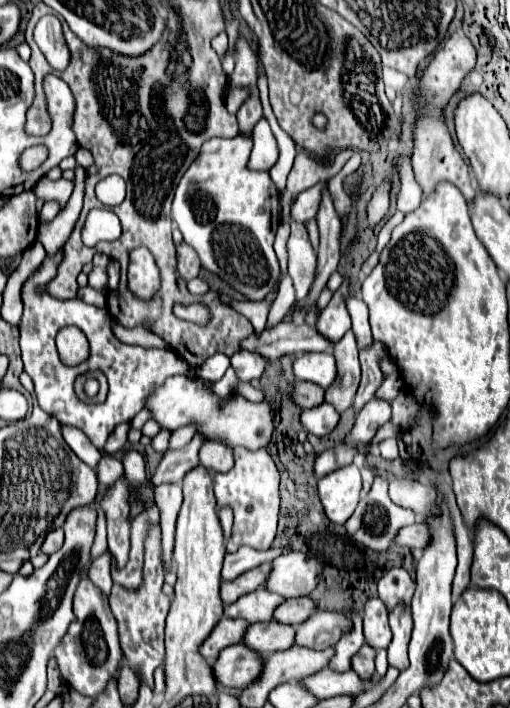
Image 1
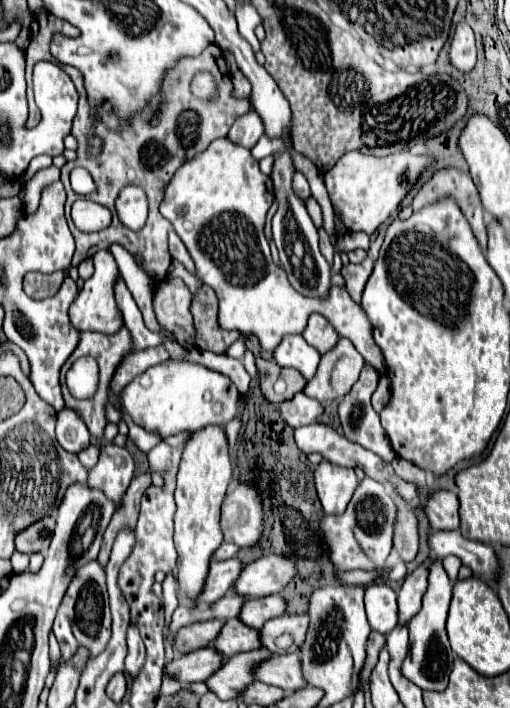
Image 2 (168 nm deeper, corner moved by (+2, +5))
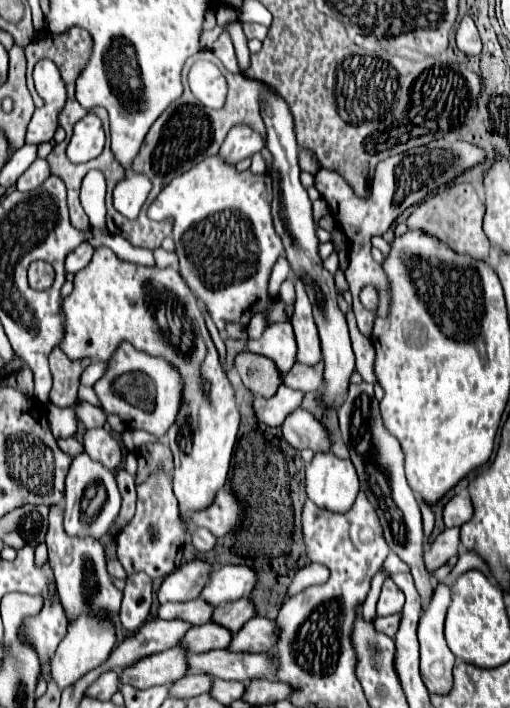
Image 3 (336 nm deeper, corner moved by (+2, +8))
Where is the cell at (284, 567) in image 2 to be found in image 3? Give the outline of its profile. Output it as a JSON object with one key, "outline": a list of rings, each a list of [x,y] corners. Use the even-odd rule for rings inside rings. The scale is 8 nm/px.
{"outline":[[[226,564],[222,568],[212,568],[210,580],[200,592],[210,606],[218,606],[224,602],[238,600],[254,588],[254,570],[246,570],[246,566]]]}

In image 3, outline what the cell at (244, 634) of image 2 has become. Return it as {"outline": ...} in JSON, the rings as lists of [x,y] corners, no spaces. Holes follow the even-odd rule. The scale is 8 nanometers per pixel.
{"outline":[[[208,622],[206,626],[194,626],[192,630],[188,630],[180,646],[188,652],[206,652],[226,648],[226,642],[230,642],[230,632],[224,630],[224,626]]]}

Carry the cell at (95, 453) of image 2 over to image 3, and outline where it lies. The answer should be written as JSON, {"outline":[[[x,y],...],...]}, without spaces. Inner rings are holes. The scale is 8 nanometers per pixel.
{"outline":[[[56,438],[56,444],[58,444],[58,448],[60,448],[62,452],[66,452],[66,454],[70,454],[70,456],[80,454],[80,452],[84,450],[82,444],[80,444],[76,438]]]}

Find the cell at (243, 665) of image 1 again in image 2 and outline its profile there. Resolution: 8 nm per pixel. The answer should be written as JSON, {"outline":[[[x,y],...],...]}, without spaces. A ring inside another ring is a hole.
{"outline":[[[210,645],[192,651],[188,655],[182,655],[180,659],[168,663],[164,671],[174,679],[178,679],[180,683],[196,683],[196,681],[206,681],[210,673],[216,673],[224,665],[224,661],[226,659],[222,657],[222,653],[218,653]]]}

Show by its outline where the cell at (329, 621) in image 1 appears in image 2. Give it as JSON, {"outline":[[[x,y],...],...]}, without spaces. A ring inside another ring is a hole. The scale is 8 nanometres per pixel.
{"outline":[[[282,615],[276,619],[270,619],[262,627],[262,647],[270,649],[276,655],[282,653],[298,653],[306,633],[308,633],[308,615]]]}

